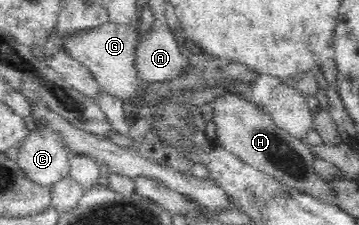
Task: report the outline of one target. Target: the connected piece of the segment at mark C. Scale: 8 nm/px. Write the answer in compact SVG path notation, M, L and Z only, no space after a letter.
M37 120L37 129L29 131L29 138L20 148L16 163L22 170L24 177L37 186L52 187L57 181L70 176L70 159L67 148L58 134L47 130Z

